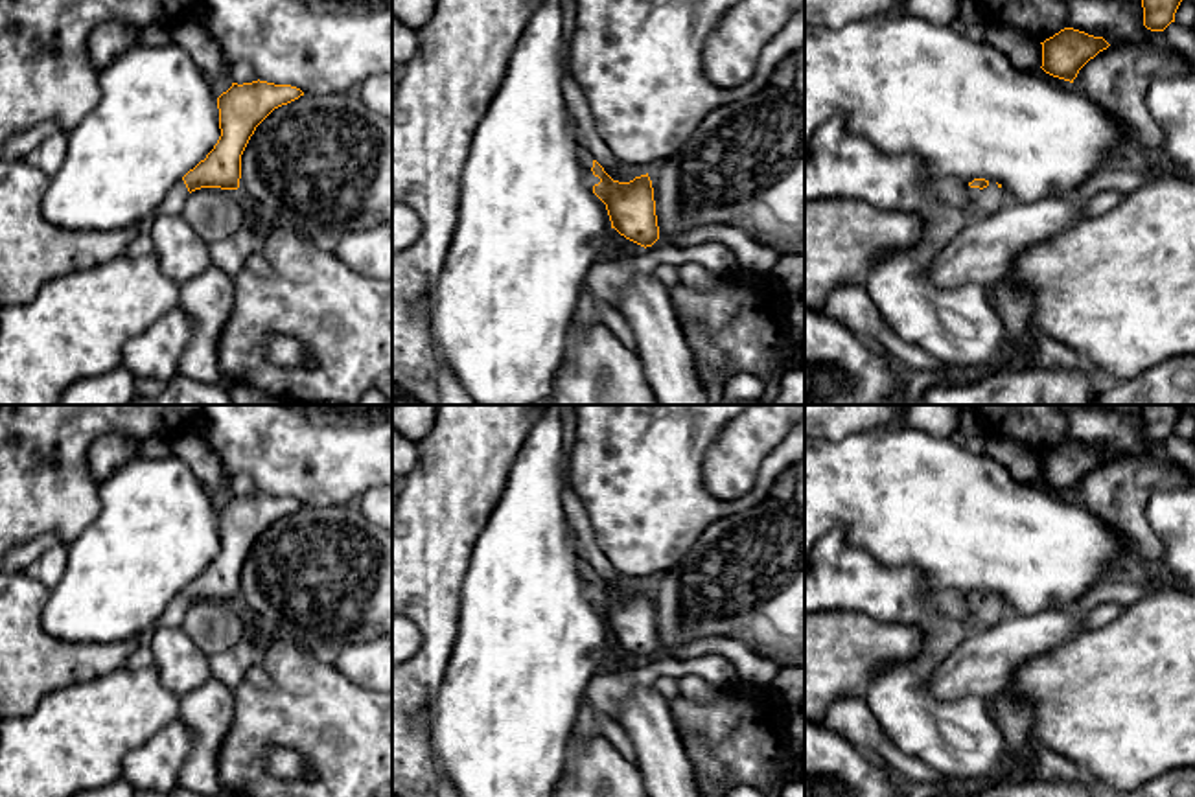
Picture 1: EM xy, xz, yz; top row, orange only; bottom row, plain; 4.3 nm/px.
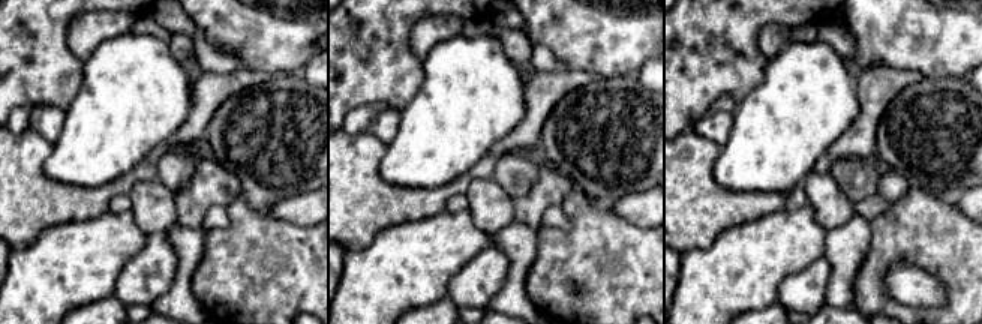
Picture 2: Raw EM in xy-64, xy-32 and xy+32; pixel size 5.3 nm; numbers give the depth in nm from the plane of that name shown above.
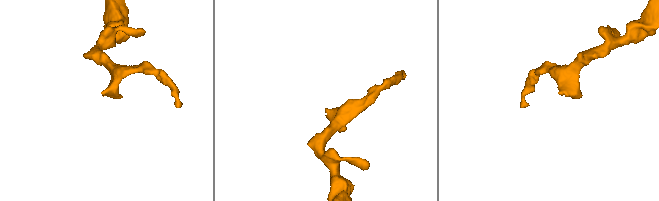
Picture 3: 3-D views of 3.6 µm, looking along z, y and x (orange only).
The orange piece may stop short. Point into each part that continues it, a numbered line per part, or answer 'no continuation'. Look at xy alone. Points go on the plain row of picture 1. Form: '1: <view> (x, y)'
1: xy (32, 663)

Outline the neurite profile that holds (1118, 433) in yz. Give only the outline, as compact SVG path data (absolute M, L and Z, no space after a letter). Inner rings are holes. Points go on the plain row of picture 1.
M1064 407L1068 420L1066 440L1103 449L1110 458L1125 455L1153 455L1167 458L1164 444L1143 438L1142 410L1121 412L1097 407Z

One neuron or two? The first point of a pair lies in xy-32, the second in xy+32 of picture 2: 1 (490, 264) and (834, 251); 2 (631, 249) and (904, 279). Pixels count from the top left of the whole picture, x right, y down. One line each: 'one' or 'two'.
1: two
2: two

